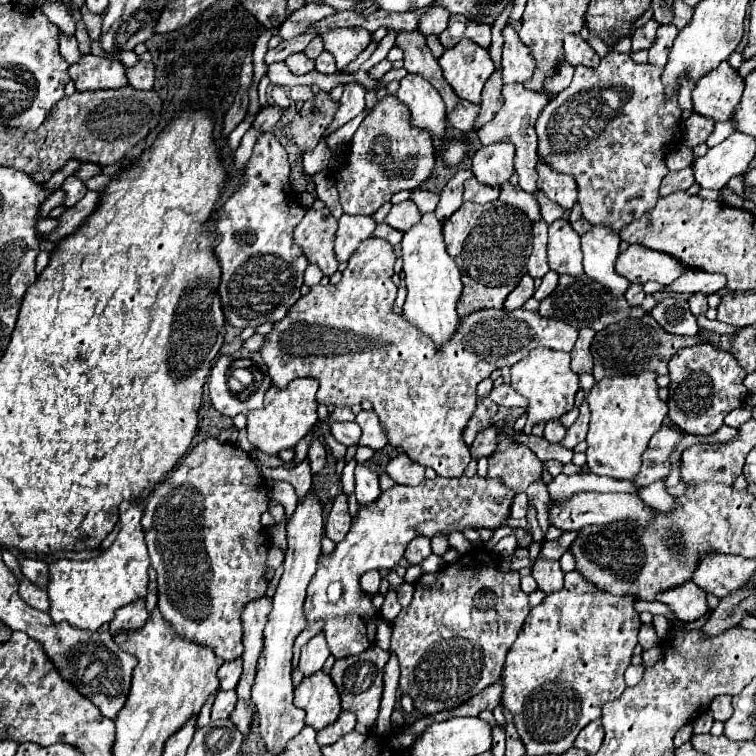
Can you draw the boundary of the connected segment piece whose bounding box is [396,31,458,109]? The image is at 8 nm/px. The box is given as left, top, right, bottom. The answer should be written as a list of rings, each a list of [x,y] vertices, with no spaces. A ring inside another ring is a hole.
[[[420,31],[396,33],[396,45],[404,51],[404,69],[410,73],[418,73],[428,83],[432,83],[432,87],[442,95],[446,109],[452,109],[458,103],[458,97],[452,91],[452,87],[444,81],[442,69],[432,57],[424,35]]]

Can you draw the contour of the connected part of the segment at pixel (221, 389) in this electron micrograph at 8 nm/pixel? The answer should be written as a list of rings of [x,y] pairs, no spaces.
[[[220,355],[216,365],[212,367],[210,373],[210,399],[212,405],[226,417],[236,417],[238,413],[248,413],[250,409],[262,407],[262,397],[260,395],[250,395],[248,399],[240,399],[228,389],[228,371],[230,371],[230,355]]]

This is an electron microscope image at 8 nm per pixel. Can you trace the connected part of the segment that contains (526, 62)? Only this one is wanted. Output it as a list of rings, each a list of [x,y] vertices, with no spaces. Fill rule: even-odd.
[[[504,25],[504,47],[502,47],[502,81],[524,83],[534,73],[534,59],[530,49],[520,41],[512,25]]]

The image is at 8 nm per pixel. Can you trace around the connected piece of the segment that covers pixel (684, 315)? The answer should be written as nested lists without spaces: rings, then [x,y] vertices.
[[[668,297],[660,301],[650,313],[658,325],[672,335],[696,335],[700,329],[696,325],[696,317],[690,313],[686,299]]]

